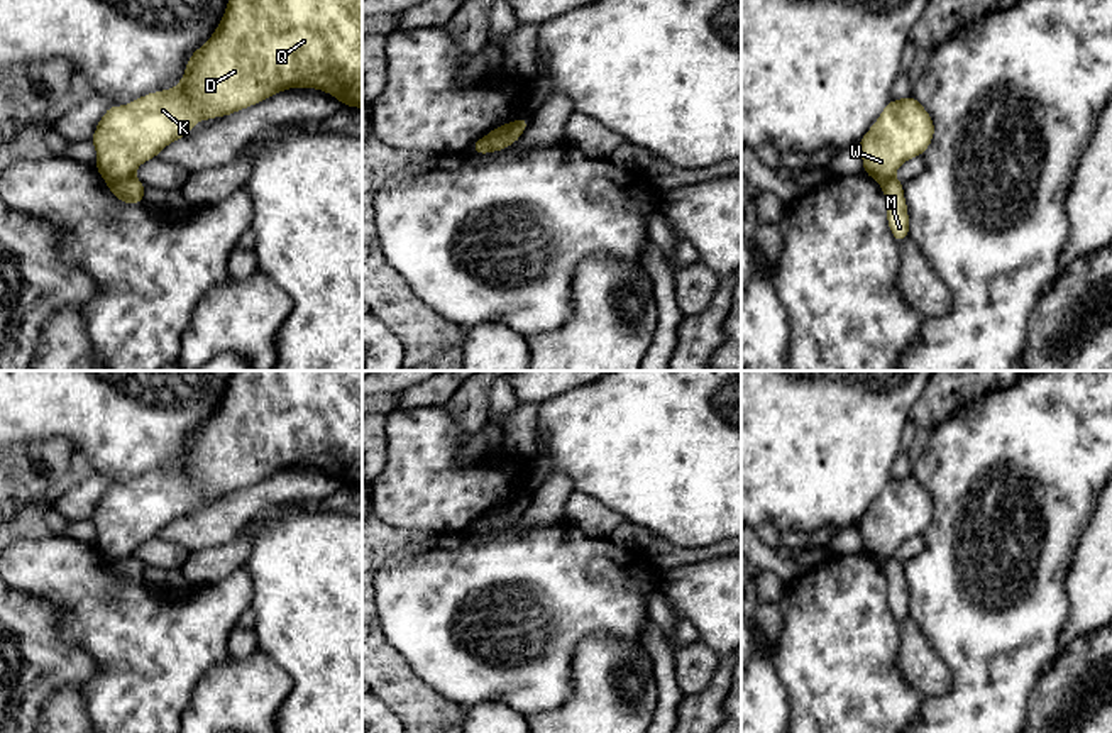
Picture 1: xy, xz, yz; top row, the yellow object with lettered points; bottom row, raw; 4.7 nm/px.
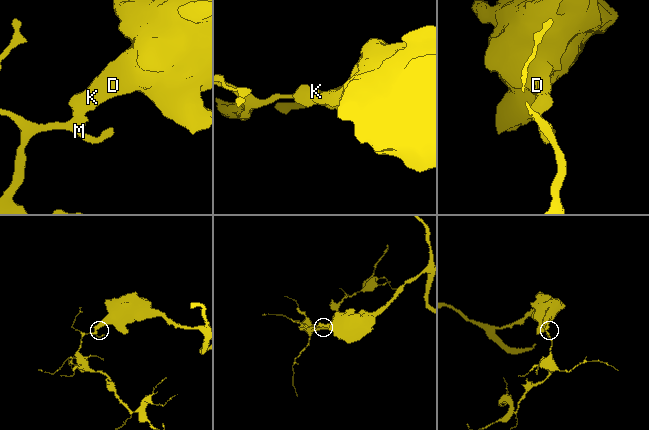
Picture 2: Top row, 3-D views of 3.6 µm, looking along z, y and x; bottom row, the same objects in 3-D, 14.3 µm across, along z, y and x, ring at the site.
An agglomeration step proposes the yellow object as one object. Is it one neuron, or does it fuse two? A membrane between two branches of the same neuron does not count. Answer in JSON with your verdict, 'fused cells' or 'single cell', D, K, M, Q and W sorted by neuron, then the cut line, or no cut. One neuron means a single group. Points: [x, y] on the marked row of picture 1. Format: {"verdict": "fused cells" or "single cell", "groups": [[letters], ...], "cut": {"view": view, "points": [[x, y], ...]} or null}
{"verdict": "fused cells", "groups": [["D", "K", "Q", "W"], ["M"]], "cut": {"view": "xy", "points": [[132, 175], [107, 183]]}}

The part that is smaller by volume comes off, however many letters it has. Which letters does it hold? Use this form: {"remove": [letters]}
{"remove": ["M"]}

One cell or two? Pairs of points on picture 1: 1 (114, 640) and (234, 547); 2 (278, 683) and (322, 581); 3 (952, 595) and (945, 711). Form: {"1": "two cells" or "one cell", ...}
{"1": "two cells", "2": "two cells", "3": "one cell"}

